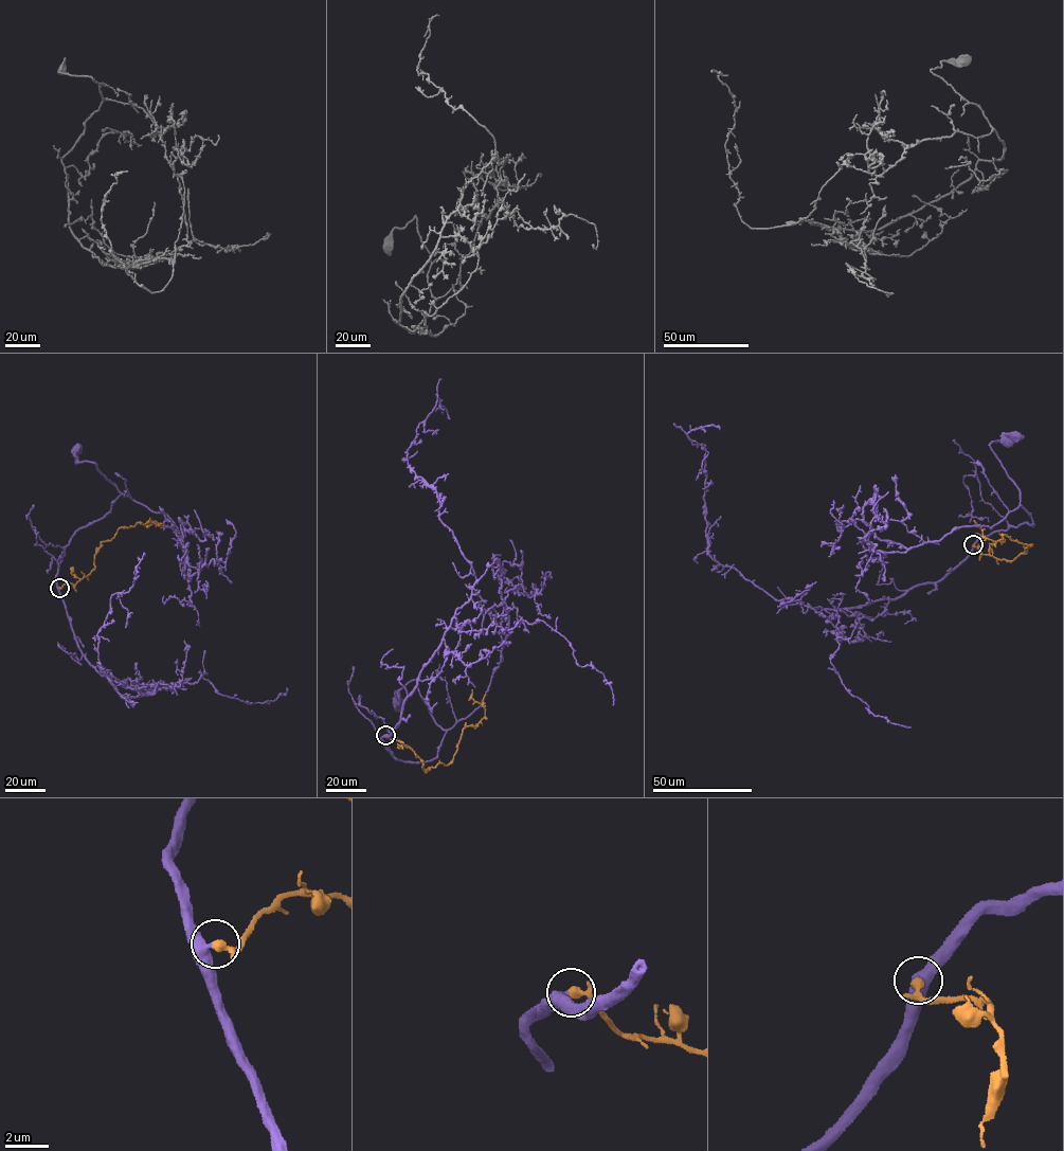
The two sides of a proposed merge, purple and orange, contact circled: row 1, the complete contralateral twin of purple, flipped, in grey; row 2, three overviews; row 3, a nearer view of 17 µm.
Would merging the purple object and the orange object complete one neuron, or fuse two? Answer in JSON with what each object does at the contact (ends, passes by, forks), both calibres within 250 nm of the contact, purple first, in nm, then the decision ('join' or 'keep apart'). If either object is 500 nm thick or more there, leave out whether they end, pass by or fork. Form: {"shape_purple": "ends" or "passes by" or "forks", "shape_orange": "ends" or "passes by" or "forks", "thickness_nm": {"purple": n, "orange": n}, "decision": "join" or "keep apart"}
{"shape_purple": "passes by", "shape_orange": "passes by", "thickness_nm": {"purple": 360, "orange": 280}, "decision": "join"}

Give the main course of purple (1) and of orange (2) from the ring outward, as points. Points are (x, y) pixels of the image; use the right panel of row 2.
1: (973, 544), (1009, 527), (1026, 523), (1032, 526), (1031, 514), (1021, 505), (1020, 490), (990, 446), (1015, 436)
2: (973, 544), (979, 546), (983, 554), (1009, 560), (1032, 544), (1004, 535), (1002, 542), (987, 539), (974, 520)

